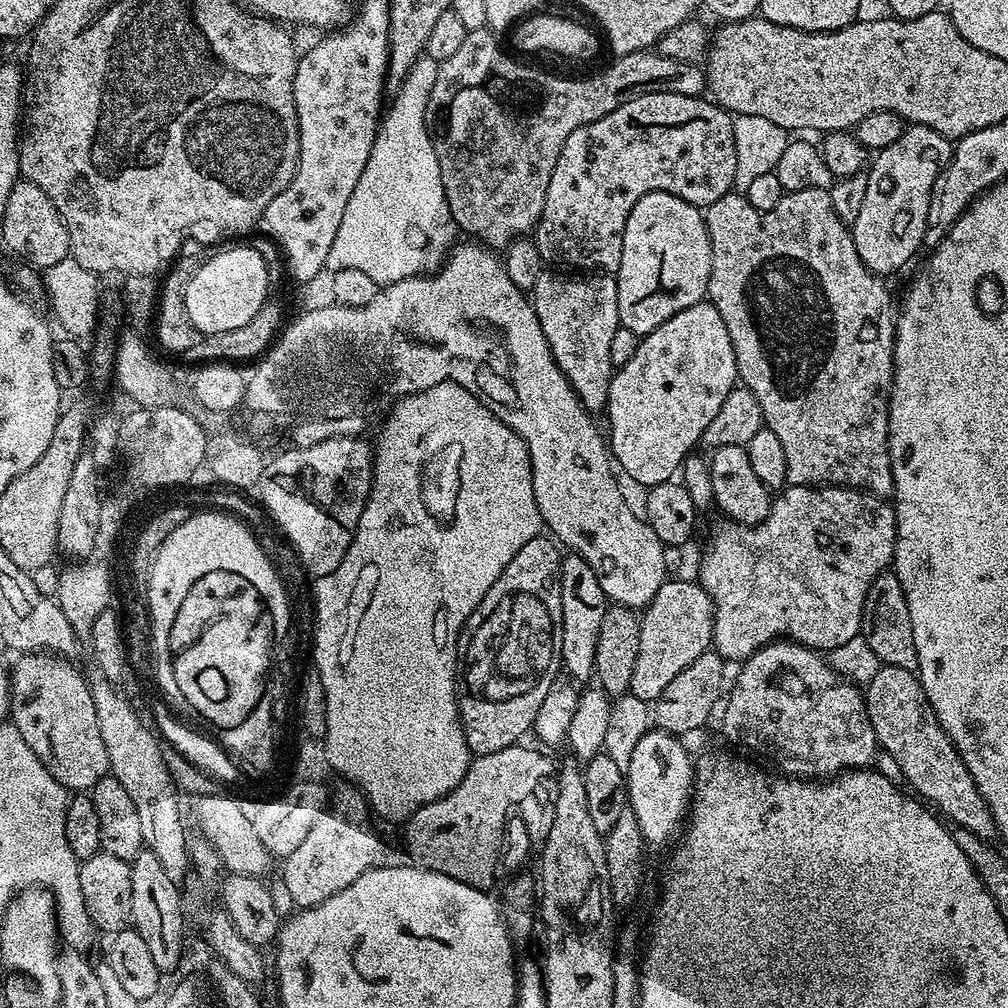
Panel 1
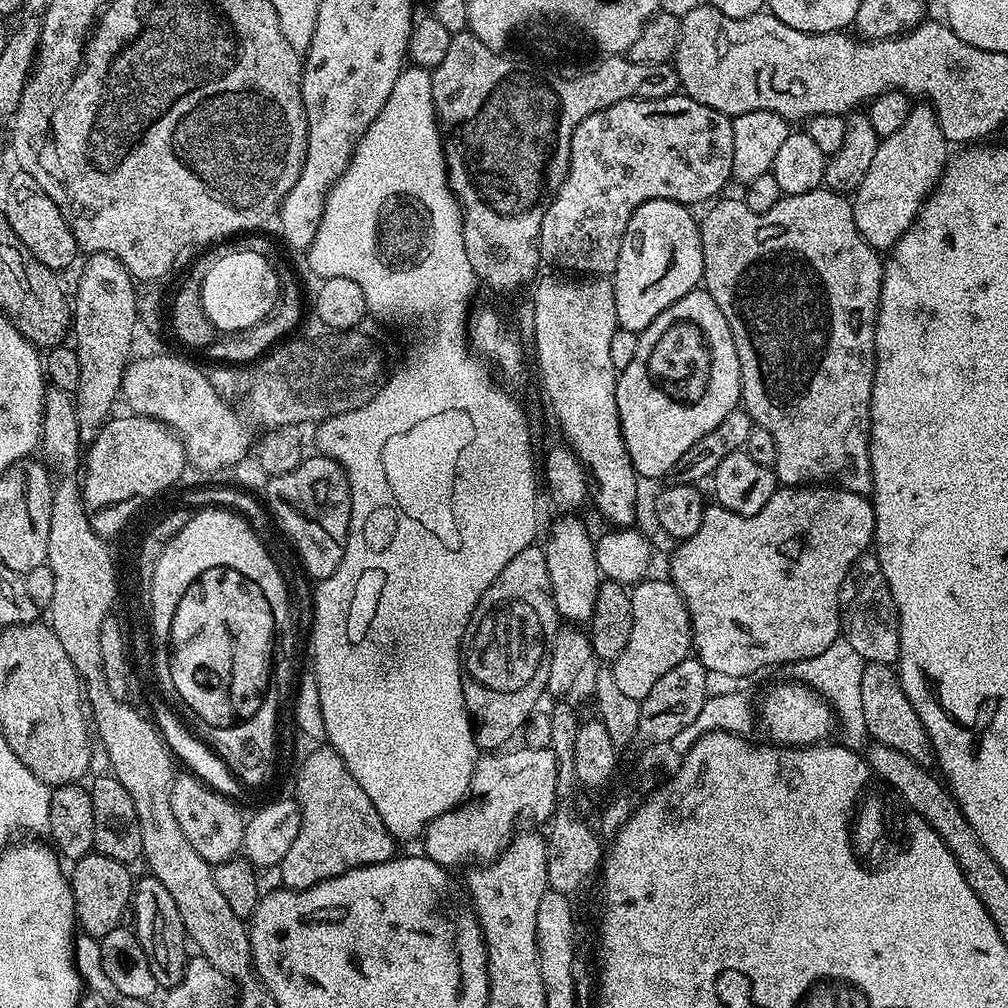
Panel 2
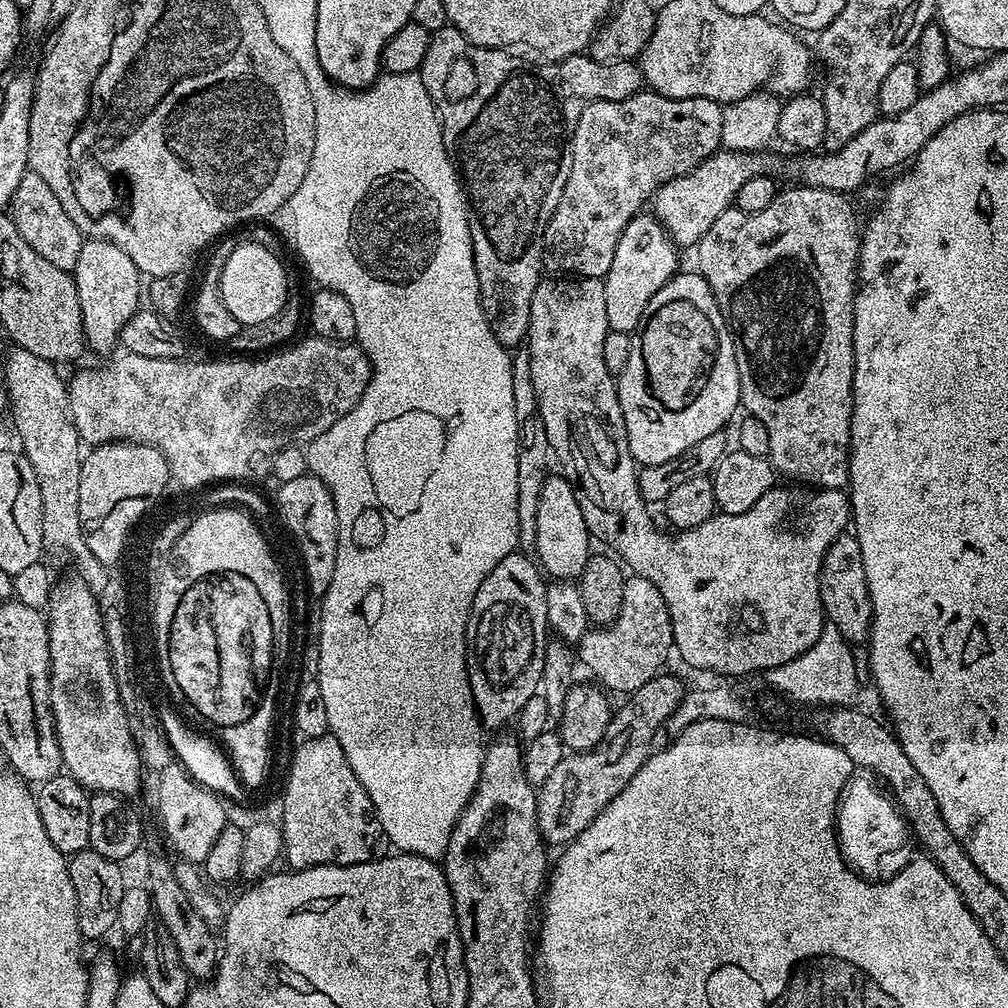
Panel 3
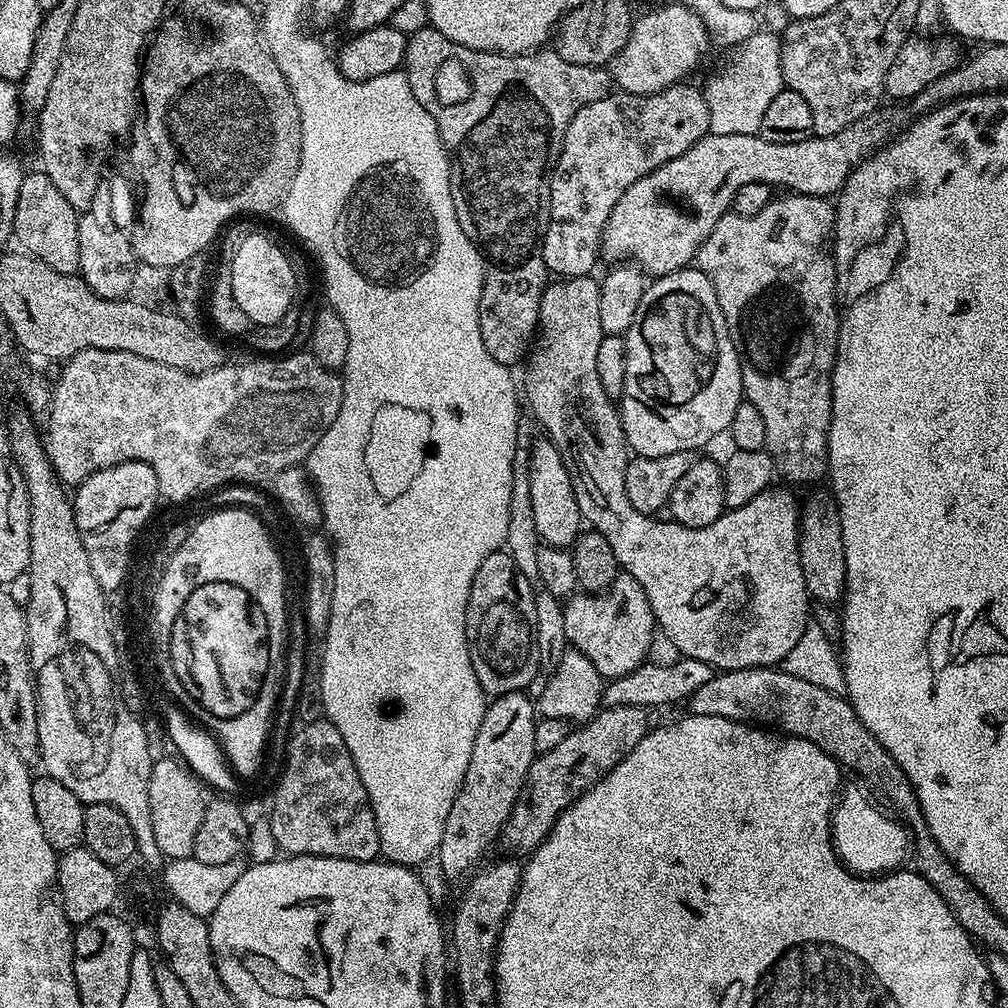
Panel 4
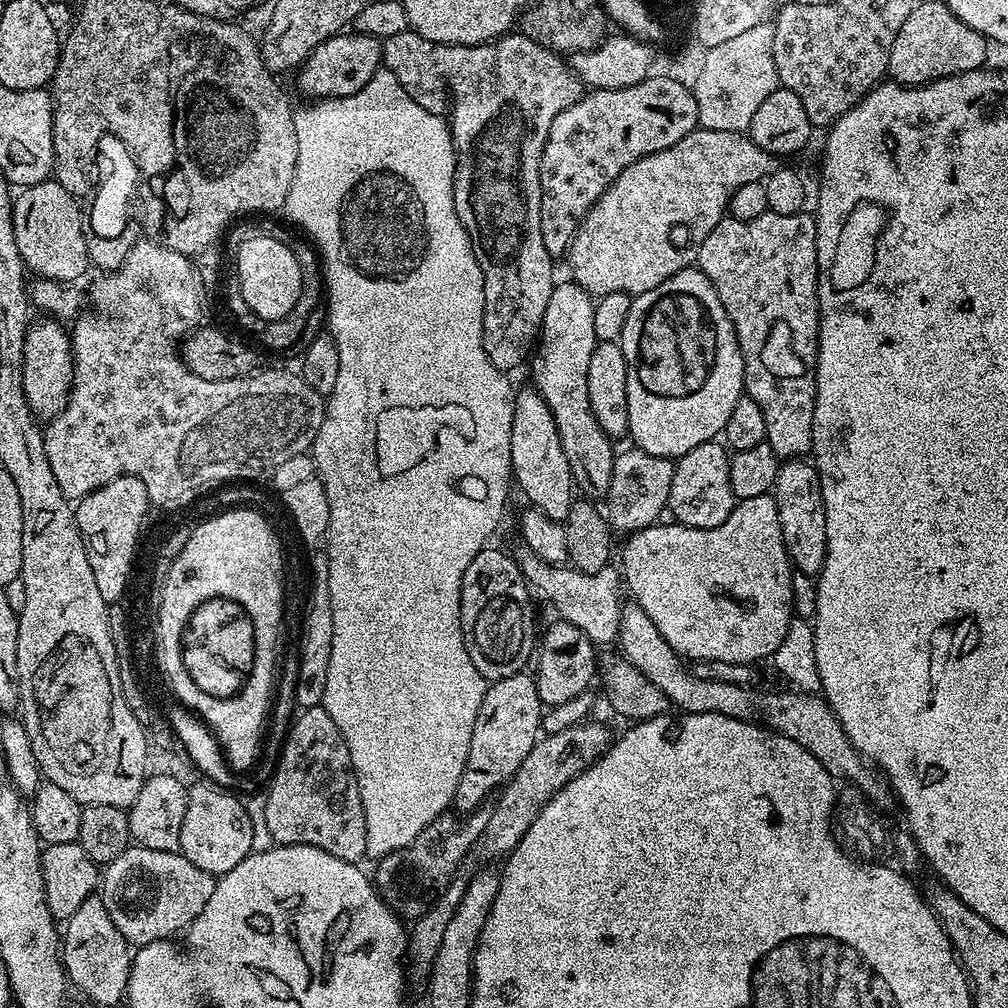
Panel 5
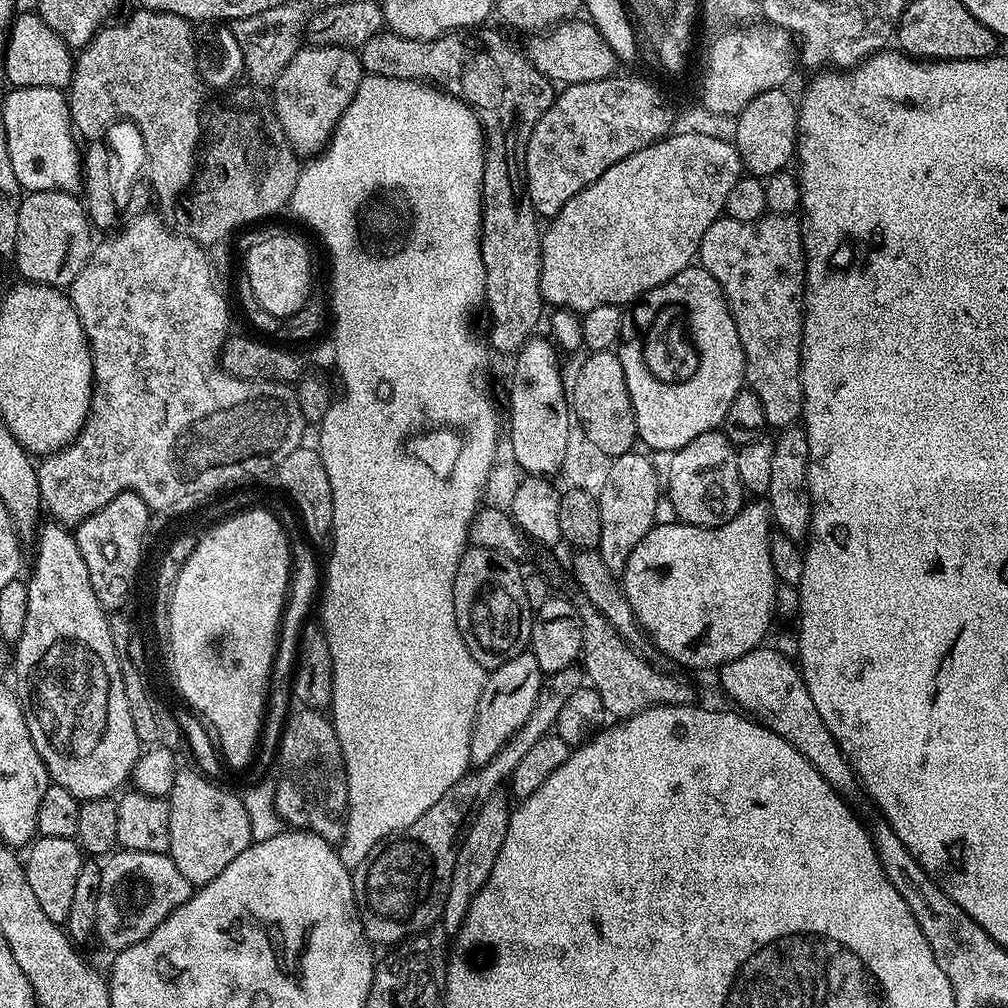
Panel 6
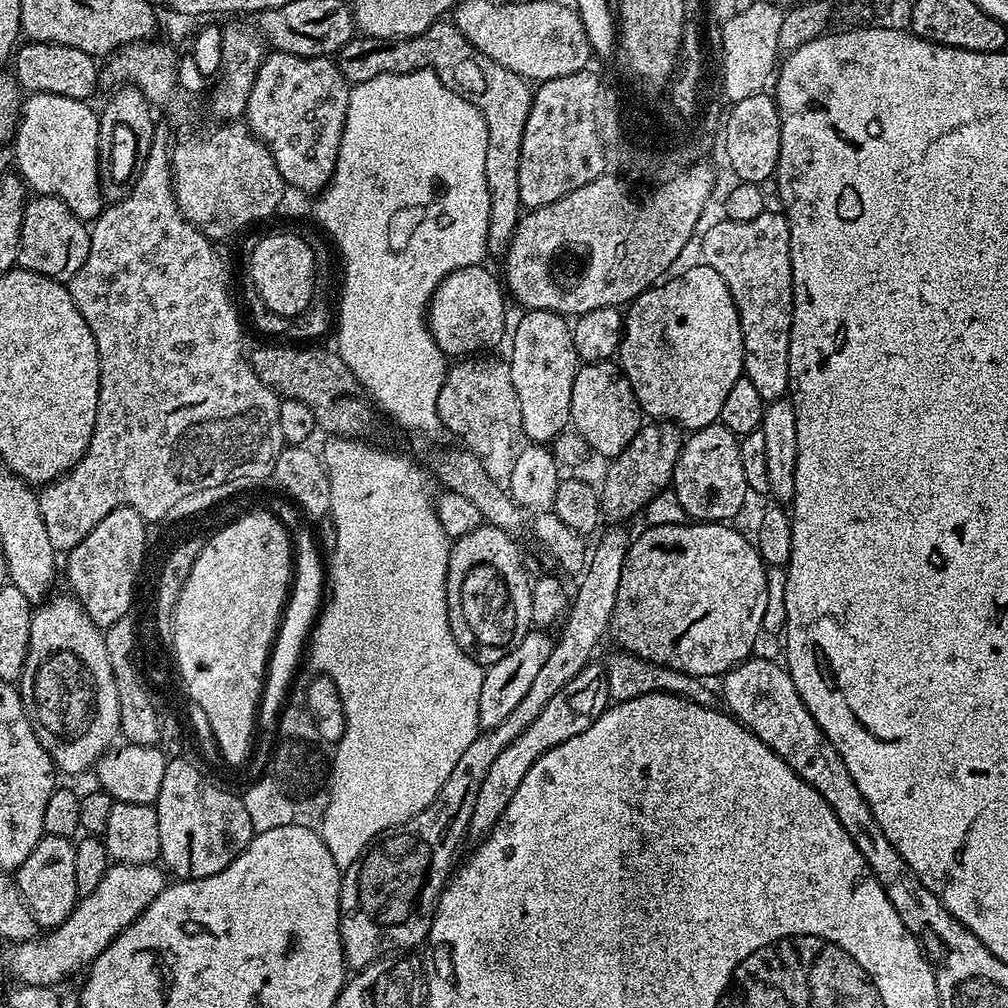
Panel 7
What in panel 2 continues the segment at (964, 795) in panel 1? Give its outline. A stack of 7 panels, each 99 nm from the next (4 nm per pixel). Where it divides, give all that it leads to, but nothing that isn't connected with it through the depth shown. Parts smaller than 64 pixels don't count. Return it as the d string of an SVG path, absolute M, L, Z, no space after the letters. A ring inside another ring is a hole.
M874 662L865 663L862 670L862 715L865 718L865 730L875 743L885 744L902 754L906 754L911 760L917 760L919 764L928 766L933 763L934 753L932 743L928 737L928 731L922 726L910 698L906 698L906 690L902 690L897 669L890 664Z

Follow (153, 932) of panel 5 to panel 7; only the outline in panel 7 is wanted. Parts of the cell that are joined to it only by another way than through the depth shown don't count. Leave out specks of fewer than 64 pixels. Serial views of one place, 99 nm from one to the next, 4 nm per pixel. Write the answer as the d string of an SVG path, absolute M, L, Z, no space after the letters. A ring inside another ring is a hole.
M113 863L106 870L102 882L98 882L97 888L88 896L80 896L76 902L76 909L66 918L66 922L59 924L57 928L51 929L47 934L37 935L34 940L24 940L20 944L12 944L9 952L4 956L4 968L20 984L30 986L42 986L51 988L60 986L67 976L72 976L76 971L87 969L92 961L114 942L114 938L126 926L130 926L143 912L154 898L166 887L165 869L156 864L118 864Z

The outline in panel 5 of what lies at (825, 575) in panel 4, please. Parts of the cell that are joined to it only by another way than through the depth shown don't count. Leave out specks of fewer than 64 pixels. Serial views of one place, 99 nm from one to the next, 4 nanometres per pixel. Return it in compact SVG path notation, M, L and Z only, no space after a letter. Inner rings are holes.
M804 458L785 459L776 472L774 495L782 538L793 569L813 578L819 577L826 558L826 506L815 463Z

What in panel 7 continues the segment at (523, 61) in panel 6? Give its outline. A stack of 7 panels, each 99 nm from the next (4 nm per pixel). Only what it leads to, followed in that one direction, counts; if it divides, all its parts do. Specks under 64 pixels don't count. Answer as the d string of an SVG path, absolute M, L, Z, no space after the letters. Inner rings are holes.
M437 22L417 36L404 40L383 40L363 34L357 35L335 57L340 73L349 85L355 86L370 78L378 78L387 72L406 74L419 68L431 68L439 80L454 94L470 102L484 116L488 127L488 149L486 150L486 178L492 192L492 209L488 227L489 257L503 257L508 243L522 215L518 198L518 158L522 144L522 130L532 105L533 85L522 79L514 70L498 66L494 58L486 58L482 50L472 45L451 22Z

